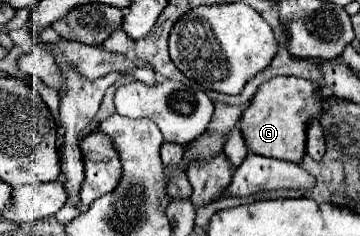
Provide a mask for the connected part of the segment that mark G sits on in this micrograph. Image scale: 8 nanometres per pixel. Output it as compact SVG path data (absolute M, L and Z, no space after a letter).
M274 77L262 83L240 117L240 131L246 147L256 155L300 163L306 153L306 123L320 117L322 105L324 99L316 95L312 81L298 77Z

